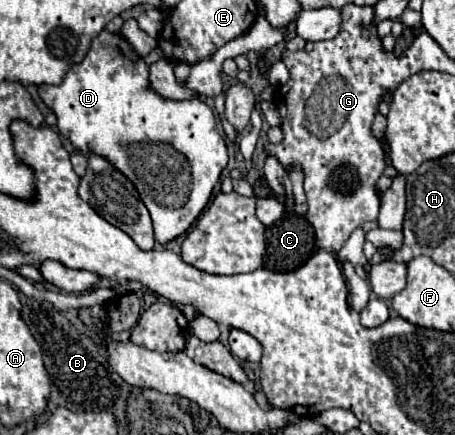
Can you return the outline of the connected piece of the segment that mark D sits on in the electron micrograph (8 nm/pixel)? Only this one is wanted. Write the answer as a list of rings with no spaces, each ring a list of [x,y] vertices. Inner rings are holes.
[[[103,30],[93,40],[83,62],[71,66],[61,84],[39,86],[39,96],[55,112],[59,134],[67,136],[75,150],[103,156],[115,170],[125,174],[135,184],[143,204],[151,214],[155,240],[159,244],[167,244],[181,236],[203,212],[211,198],[213,186],[219,182],[221,170],[229,160],[227,144],[217,130],[213,110],[201,98],[161,98],[149,82],[149,64],[145,64],[125,36]]]

